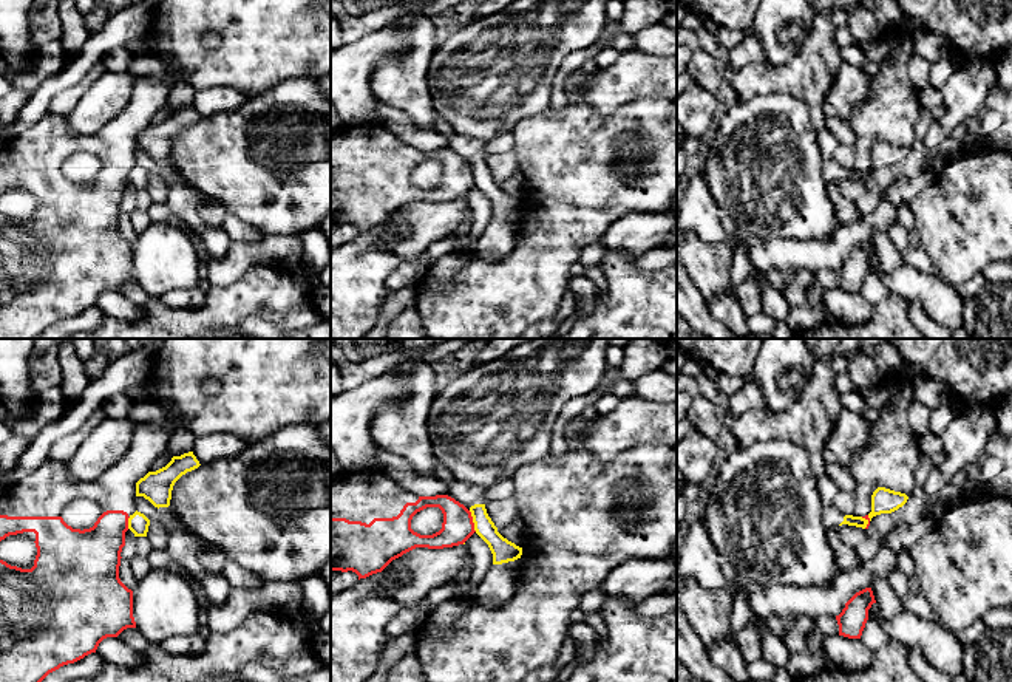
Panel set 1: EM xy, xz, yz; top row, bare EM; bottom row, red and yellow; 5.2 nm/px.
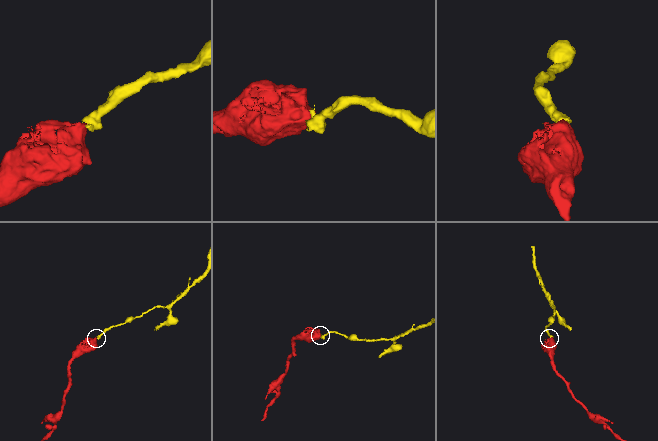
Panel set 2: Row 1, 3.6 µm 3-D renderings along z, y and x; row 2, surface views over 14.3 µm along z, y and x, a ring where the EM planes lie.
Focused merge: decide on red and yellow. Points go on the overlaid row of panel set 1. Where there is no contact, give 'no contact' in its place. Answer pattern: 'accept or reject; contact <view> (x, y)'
reject; contact xz (472, 521)

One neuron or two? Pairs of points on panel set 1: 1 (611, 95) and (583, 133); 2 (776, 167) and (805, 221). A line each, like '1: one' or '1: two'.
1: two
2: one

